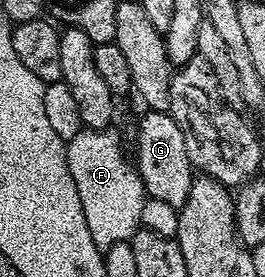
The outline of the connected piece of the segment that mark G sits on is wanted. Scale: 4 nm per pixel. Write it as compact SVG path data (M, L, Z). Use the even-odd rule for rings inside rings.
M145 110L143 114L136 127L135 168L140 172L147 198L166 201L166 205L180 208L186 197L190 197L190 185L194 178L194 168L186 153L182 129L178 129L174 117L167 111Z

